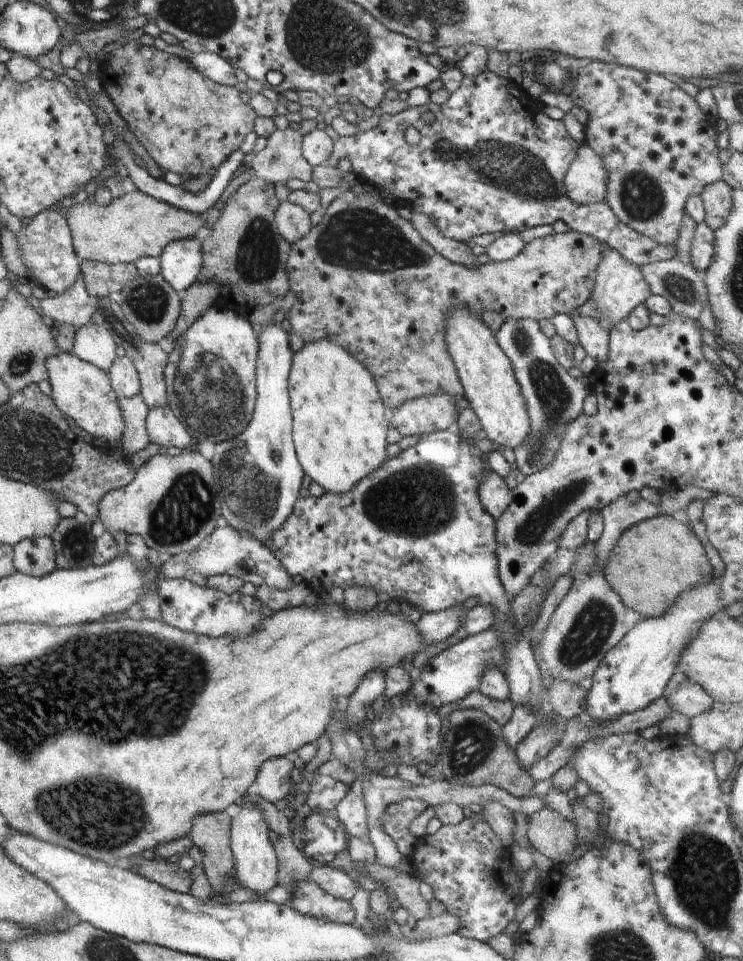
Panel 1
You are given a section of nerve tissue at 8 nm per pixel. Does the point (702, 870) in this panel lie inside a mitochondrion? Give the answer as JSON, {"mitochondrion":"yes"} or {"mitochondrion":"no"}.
{"mitochondrion":"yes"}

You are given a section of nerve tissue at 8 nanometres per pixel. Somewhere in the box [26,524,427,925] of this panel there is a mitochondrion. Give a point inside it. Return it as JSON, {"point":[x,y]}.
{"point":[93,815]}

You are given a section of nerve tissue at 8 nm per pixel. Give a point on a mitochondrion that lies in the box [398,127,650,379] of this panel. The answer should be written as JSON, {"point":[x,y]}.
{"point":[512,168]}

